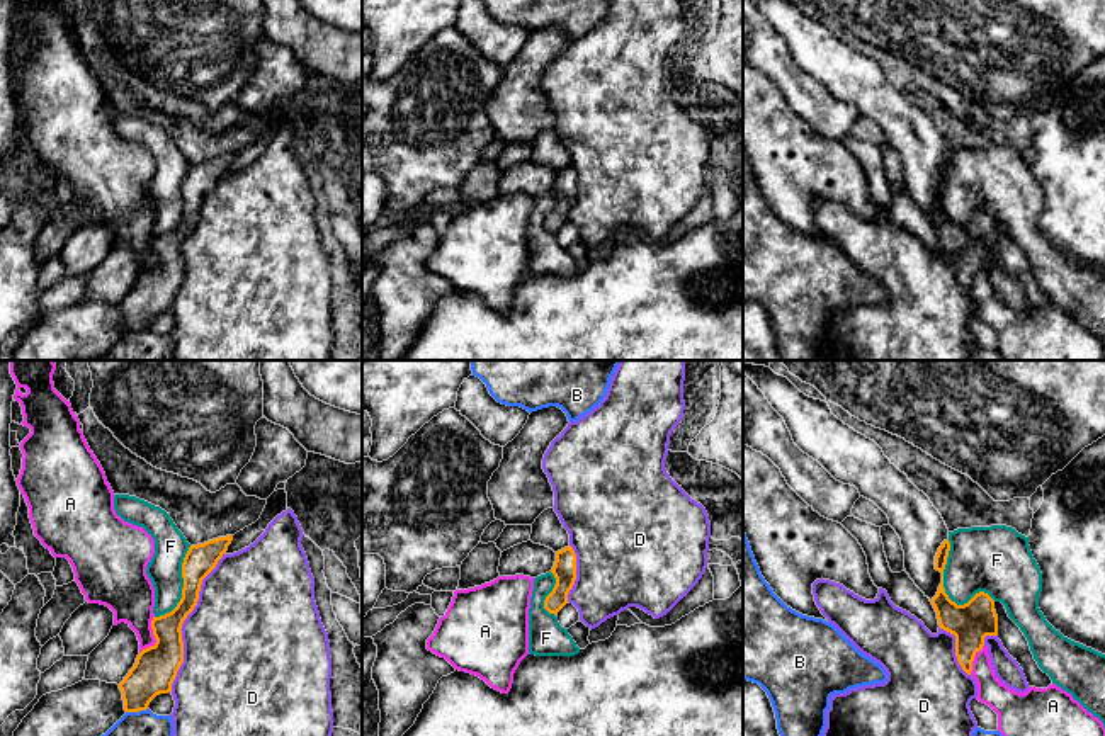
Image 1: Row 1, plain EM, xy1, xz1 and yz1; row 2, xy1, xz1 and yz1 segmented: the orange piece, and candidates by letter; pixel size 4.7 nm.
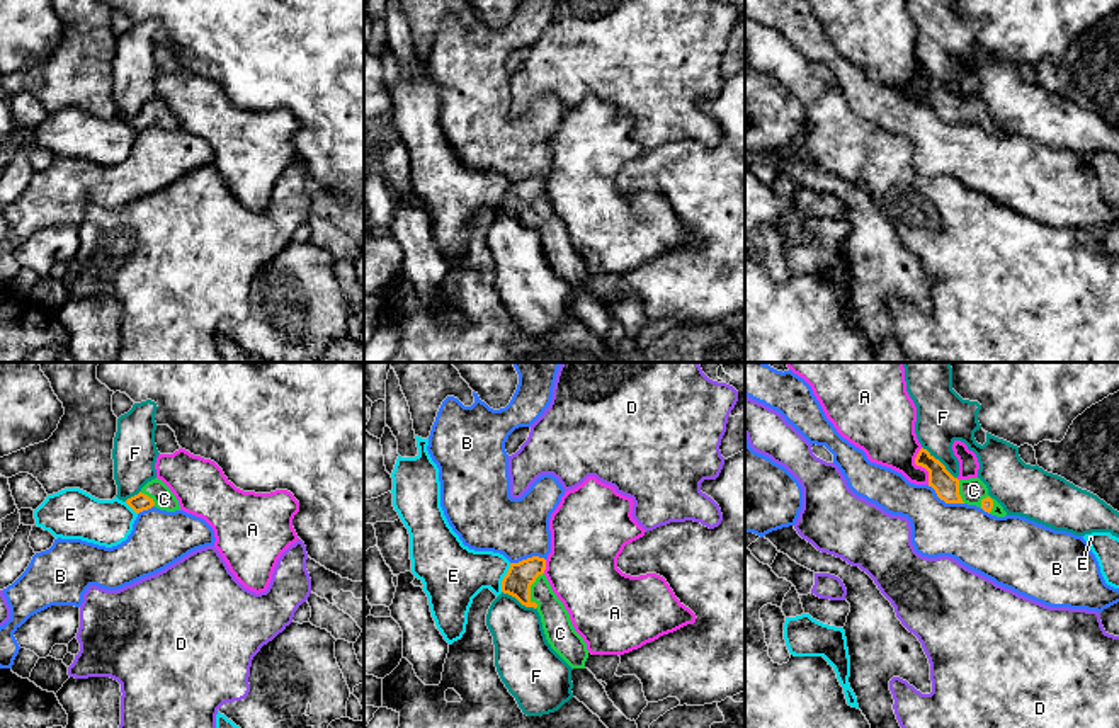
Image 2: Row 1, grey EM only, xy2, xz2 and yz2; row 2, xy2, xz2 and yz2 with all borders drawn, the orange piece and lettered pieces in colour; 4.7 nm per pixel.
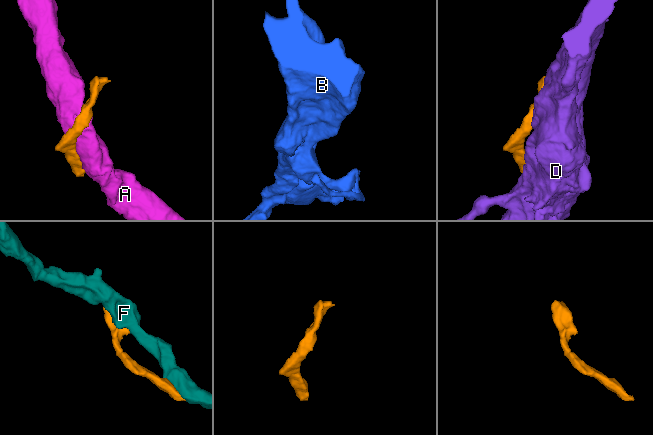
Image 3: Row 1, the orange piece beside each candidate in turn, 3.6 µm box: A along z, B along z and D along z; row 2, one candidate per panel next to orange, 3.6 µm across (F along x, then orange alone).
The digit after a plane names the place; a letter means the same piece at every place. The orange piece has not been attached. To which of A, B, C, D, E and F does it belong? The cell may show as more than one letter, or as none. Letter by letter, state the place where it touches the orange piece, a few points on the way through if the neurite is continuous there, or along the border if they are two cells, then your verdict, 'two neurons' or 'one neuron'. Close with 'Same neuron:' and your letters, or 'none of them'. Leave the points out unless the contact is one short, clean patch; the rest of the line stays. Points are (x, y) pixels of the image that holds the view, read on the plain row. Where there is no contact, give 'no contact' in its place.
A: xy1 (153, 254) | two neurons
B: yz2 (944, 119) | two neurons
C: xz2 (529, 210) | across xz2 (521, 194), (529, 210), (553, 233), (560, 252) | one neuron
D: xy1 (182, 242) | two neurons
E: xz2 (504, 196) | two neurons
F: yz1 (944, 211) | two neurons
Same neuron: C

